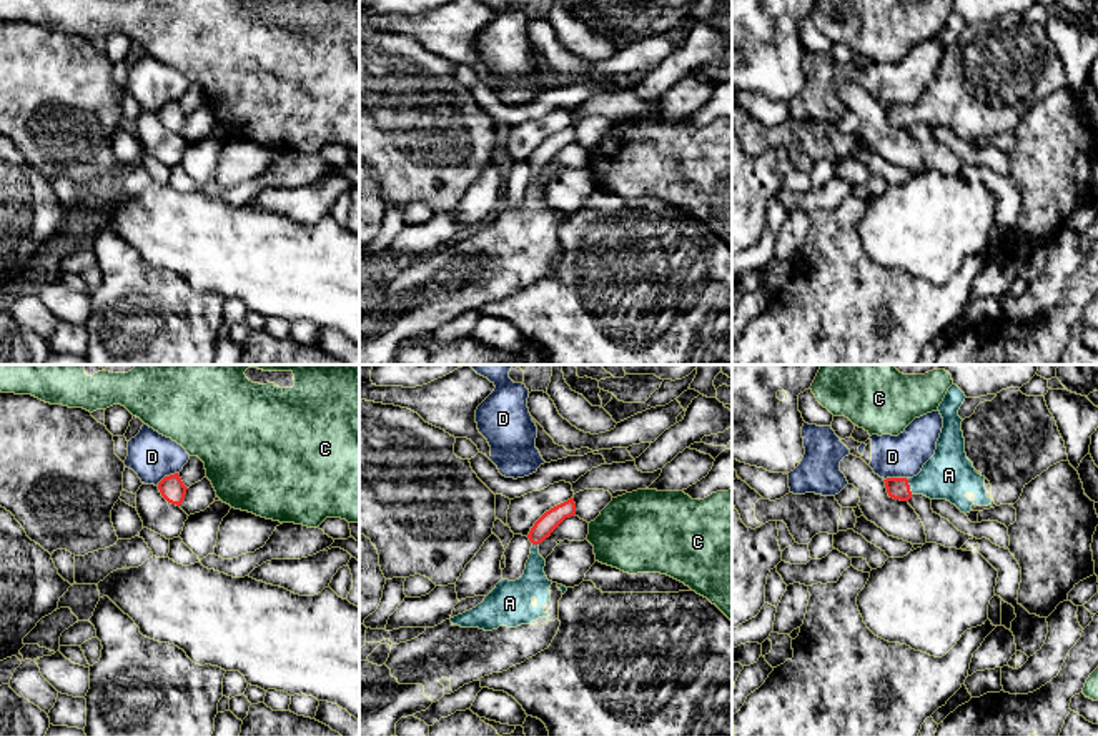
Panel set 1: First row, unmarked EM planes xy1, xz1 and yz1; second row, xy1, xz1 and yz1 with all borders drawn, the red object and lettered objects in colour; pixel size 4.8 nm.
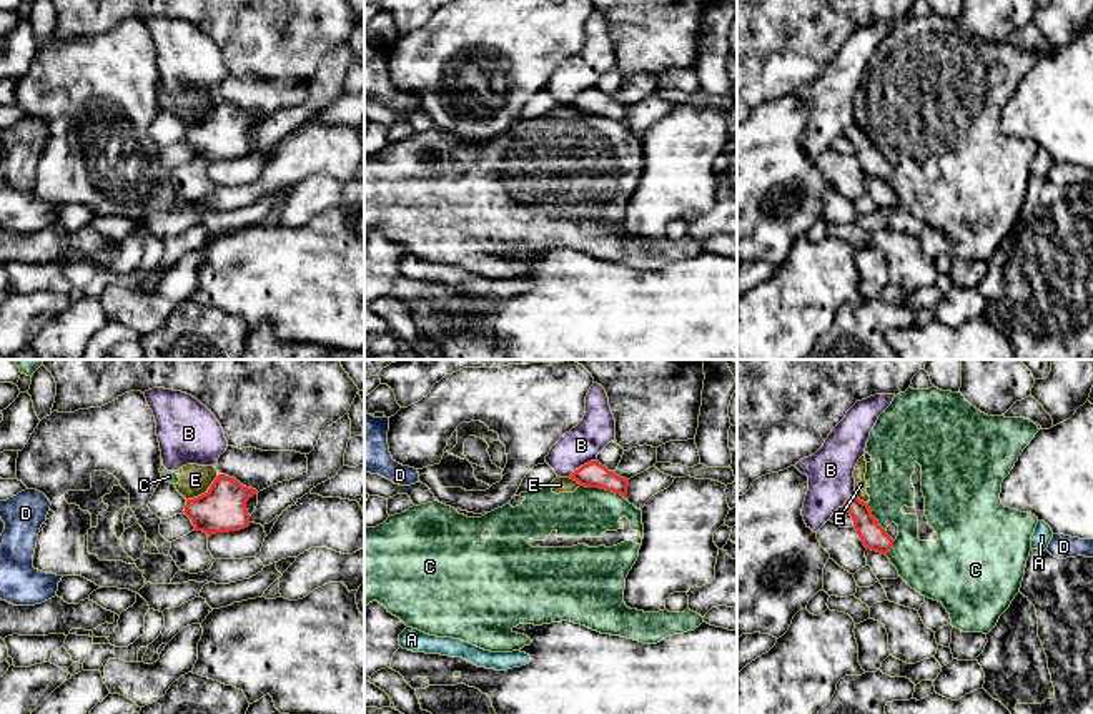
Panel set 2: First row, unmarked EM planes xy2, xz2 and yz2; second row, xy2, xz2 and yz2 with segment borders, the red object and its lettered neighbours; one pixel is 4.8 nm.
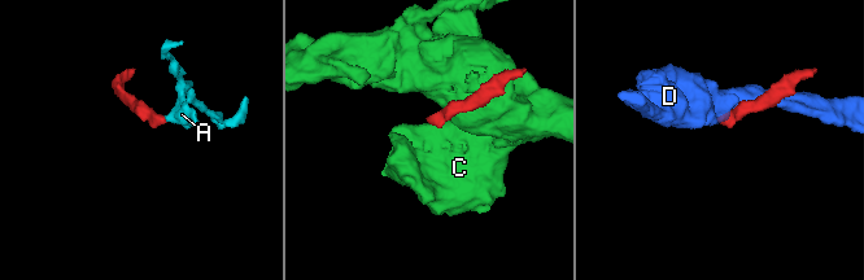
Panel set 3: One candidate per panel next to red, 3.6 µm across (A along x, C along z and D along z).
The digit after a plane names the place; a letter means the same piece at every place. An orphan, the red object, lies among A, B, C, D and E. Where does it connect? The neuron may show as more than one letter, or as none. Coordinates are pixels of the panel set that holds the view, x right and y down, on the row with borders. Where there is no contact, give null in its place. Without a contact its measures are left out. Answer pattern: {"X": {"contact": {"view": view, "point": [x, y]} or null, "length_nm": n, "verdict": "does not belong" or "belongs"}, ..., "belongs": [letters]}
{"A": {"contact": {"view": "yz1", "point": [909, 487]}, "length_nm": 90, "verdict": "belongs"}, "B": {"contact": {"view": "xz2", "point": [581, 466]}, "length_nm": 160, "verdict": "does not belong"}, "C": {"contact": {"view": "xz2", "point": [603, 488]}, "length_nm": 220, "verdict": "does not belong"}, "D": {"contact": {"view": "yz1", "point": [894, 478]}, "length_nm": 110, "verdict": "does not belong"}, "E": {"contact": {"view": "xy2", "point": [205, 493]}, "length_nm": 200, "verdict": "does not belong"}, "belongs": ["A"]}

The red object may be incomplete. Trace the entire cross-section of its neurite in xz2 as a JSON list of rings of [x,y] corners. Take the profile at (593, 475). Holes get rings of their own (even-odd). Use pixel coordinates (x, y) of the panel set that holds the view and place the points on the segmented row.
[[[591,461],[581,466],[569,478],[586,488],[601,488],[624,498],[627,494],[629,479],[617,476],[614,471],[609,471],[599,461]]]

